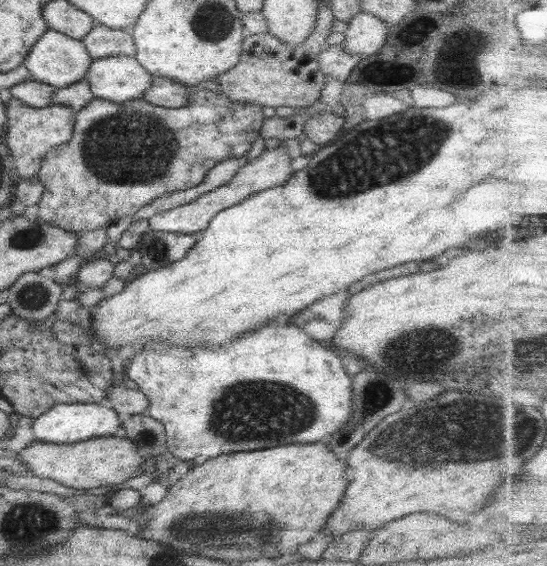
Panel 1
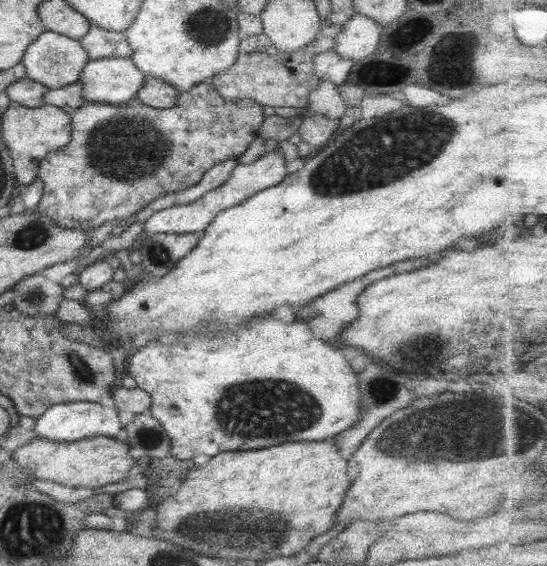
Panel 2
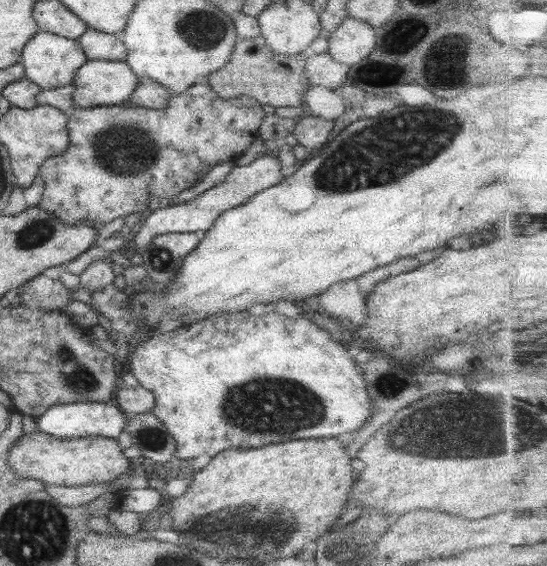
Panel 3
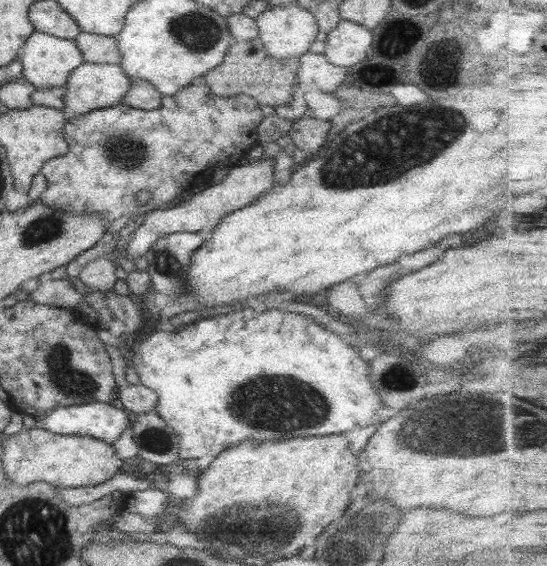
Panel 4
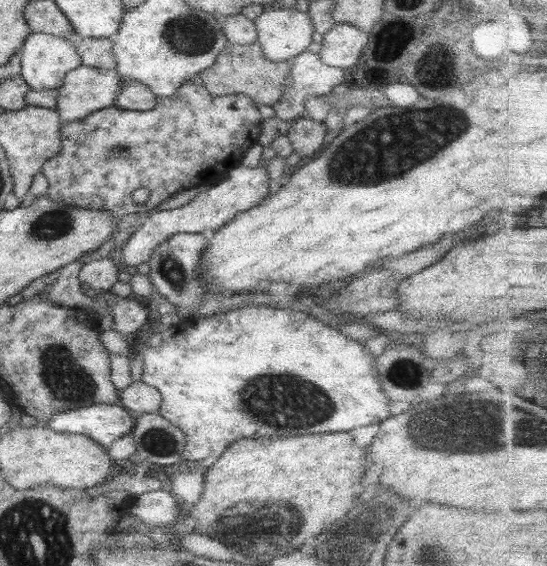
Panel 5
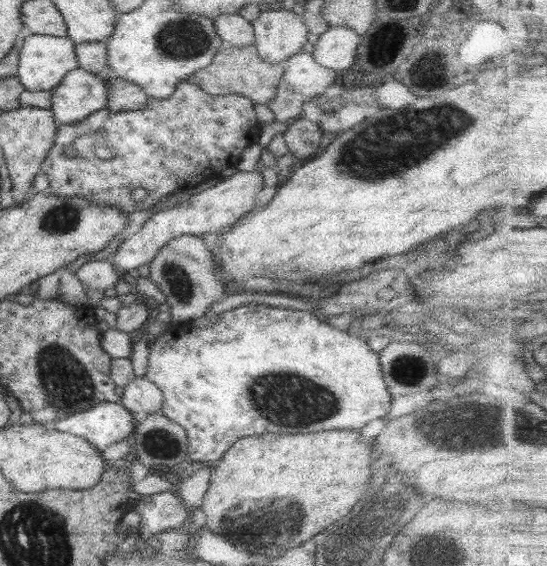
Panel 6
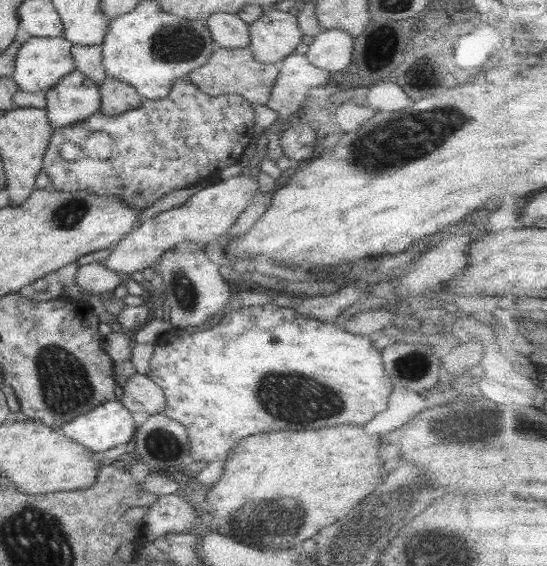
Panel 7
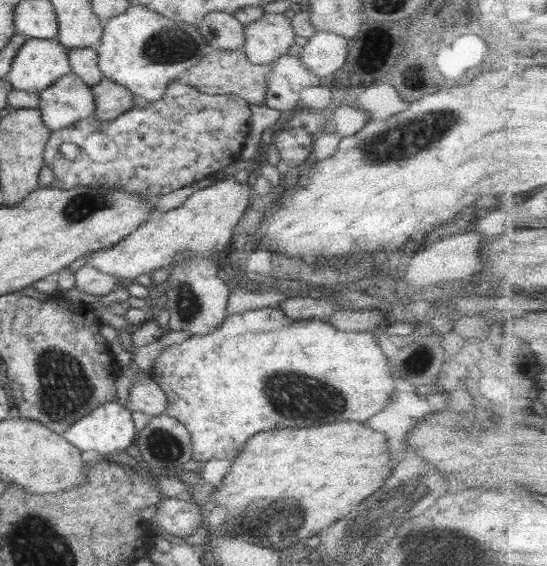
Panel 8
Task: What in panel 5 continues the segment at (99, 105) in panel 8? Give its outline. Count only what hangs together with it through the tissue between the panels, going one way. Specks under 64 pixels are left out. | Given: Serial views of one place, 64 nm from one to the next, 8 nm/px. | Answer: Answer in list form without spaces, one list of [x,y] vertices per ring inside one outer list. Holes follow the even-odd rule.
[[[121,79],[120,95],[116,97],[114,106],[122,110],[150,111],[156,105],[156,96],[141,82],[134,79]]]

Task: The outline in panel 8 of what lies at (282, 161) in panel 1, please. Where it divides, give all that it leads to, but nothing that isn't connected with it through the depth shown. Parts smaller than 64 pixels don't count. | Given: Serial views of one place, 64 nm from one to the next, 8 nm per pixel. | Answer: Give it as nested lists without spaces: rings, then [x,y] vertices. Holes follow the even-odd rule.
[[[229,178],[216,181],[212,186],[193,192],[181,207],[153,215],[110,248],[91,252],[88,254],[90,261],[87,264],[115,276],[121,284],[126,284],[140,274],[148,274],[160,268],[166,269],[184,255],[190,255],[192,258],[217,258],[220,250],[237,239],[235,228],[238,220],[254,202],[252,188],[247,185],[247,180],[240,182]]]

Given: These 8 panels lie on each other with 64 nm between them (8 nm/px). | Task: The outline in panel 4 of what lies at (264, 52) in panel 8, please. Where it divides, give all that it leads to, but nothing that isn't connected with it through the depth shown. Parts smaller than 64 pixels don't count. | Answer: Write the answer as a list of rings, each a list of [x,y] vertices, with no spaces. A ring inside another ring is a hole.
[[[297,1],[287,3],[285,6],[268,6],[256,17],[255,22],[259,30],[259,40],[264,45],[266,54],[276,60],[302,57],[309,52],[319,32],[313,11],[301,7]]]

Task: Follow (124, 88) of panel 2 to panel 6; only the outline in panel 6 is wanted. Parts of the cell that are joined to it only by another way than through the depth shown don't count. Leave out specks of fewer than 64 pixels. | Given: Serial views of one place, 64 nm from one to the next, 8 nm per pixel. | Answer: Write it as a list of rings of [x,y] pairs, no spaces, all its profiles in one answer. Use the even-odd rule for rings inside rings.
[[[76,68],[74,71],[66,73],[58,87],[50,92],[52,104],[50,110],[57,124],[70,124],[81,121],[93,112],[106,109],[106,105],[108,105],[109,84],[107,79],[100,78],[92,74],[92,72],[86,72],[82,68]]]

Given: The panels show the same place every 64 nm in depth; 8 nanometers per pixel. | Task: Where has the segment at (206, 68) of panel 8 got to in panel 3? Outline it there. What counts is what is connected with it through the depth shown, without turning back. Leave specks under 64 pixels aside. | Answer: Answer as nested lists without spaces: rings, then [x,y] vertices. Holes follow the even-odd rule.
[[[261,35],[248,40],[238,40],[230,62],[220,71],[209,76],[208,85],[216,92],[218,97],[229,100],[235,97],[248,96],[260,104],[268,104],[274,108],[298,107],[303,103],[303,96],[308,91],[306,69],[306,56],[282,56],[274,54]]]

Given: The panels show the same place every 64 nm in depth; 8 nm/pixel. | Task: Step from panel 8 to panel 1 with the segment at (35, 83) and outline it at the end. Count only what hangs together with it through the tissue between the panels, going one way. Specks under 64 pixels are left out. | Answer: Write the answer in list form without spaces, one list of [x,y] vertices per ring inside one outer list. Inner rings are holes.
[[[48,29],[32,46],[32,49],[26,55],[26,59],[24,59],[23,66],[30,72],[32,79],[46,83],[58,90],[67,88],[72,83],[86,78],[92,62],[93,60],[90,59],[81,40],[72,39],[62,34],[62,32]]]

